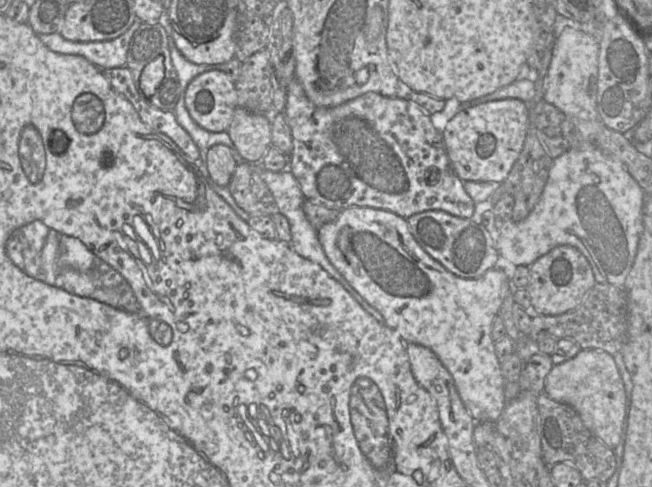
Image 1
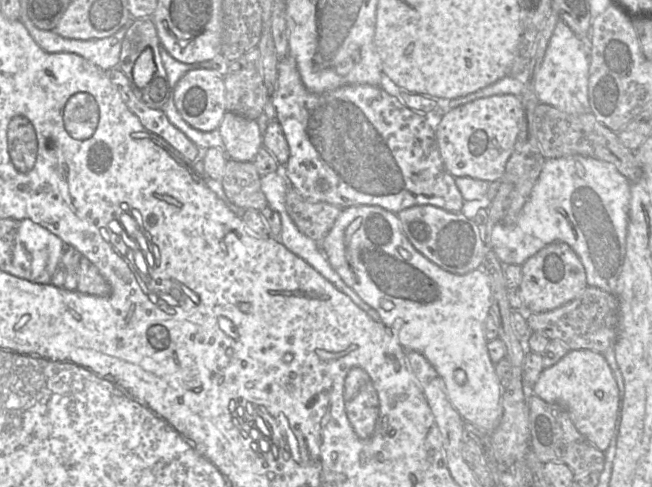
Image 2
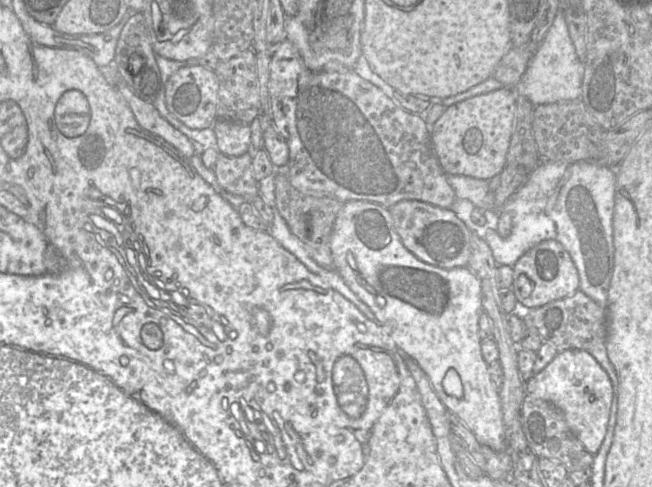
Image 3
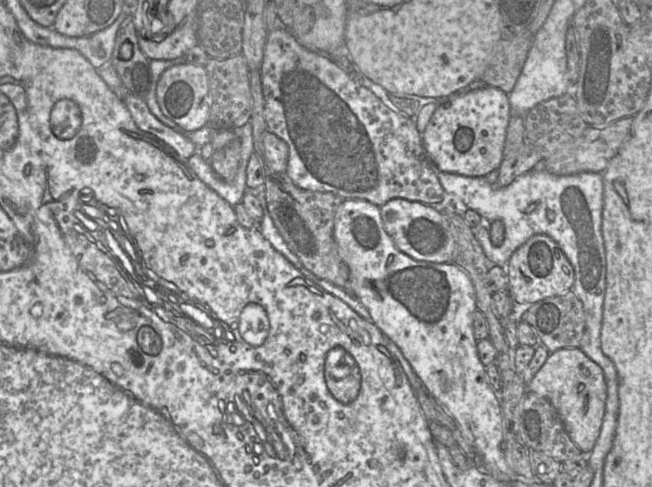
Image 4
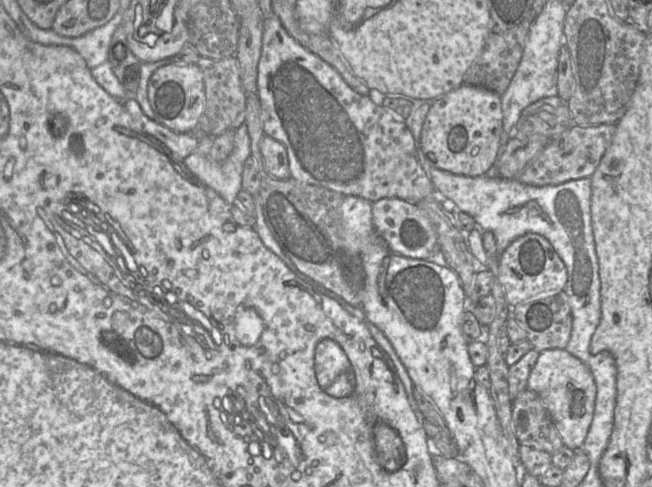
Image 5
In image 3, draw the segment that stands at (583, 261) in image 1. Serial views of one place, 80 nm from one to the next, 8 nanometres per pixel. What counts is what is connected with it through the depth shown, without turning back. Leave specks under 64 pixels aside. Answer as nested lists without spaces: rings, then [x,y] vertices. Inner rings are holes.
[[[544,240],[524,253],[512,266],[512,290],[519,303],[529,309],[573,295],[579,290],[577,269],[565,248],[556,240]]]

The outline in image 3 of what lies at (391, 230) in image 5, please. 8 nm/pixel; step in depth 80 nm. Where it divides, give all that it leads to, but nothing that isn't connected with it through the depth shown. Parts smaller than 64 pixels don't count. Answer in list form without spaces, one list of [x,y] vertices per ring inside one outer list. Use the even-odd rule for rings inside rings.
[[[412,200],[400,201],[386,209],[402,244],[418,259],[443,269],[467,267],[472,231],[453,211]]]

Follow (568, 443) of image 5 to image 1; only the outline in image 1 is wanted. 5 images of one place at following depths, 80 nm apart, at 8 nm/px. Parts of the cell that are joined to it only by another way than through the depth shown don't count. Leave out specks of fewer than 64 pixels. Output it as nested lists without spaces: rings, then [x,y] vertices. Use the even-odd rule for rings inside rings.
[[[597,349],[580,350],[572,359],[553,366],[545,379],[543,393],[572,407],[585,427],[607,447],[614,450],[618,446],[623,433],[627,397],[611,354]]]

